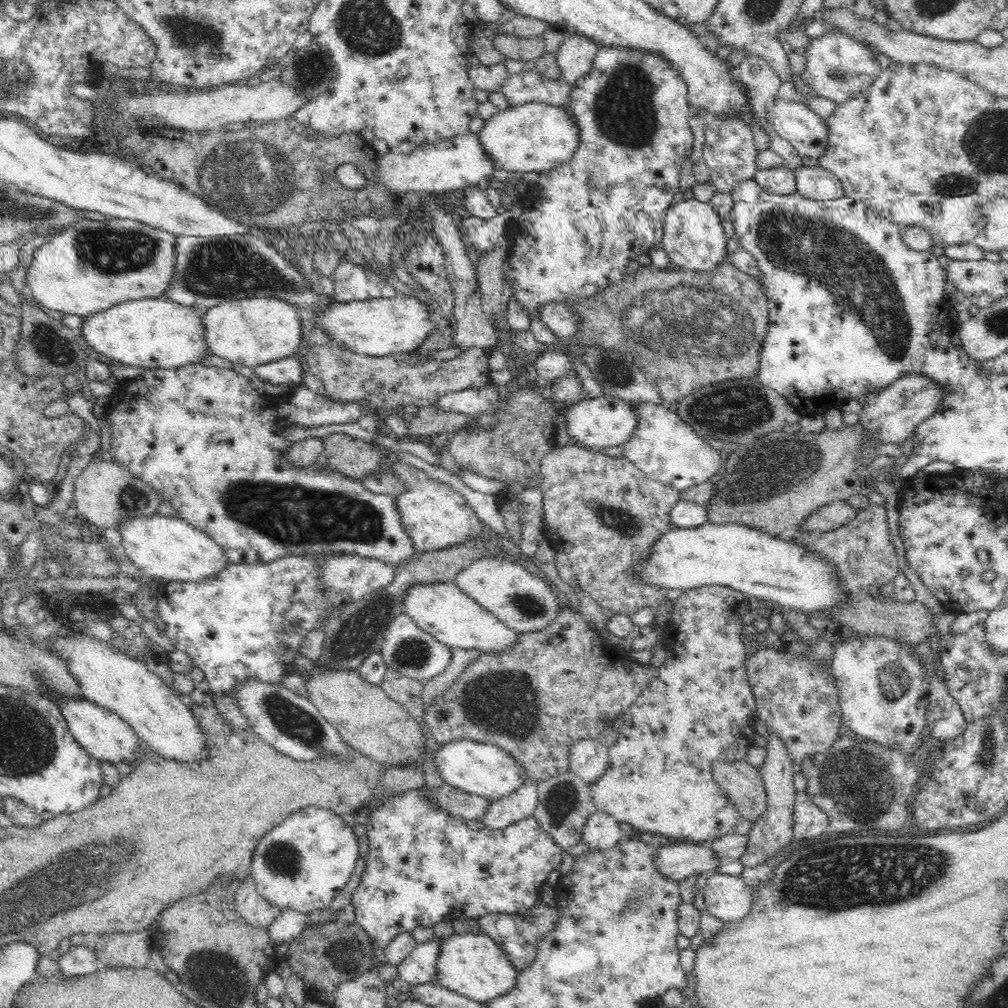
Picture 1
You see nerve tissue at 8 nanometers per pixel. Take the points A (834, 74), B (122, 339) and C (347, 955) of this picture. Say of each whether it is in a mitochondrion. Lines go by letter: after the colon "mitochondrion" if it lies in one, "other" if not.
A: mitochondrion
B: other
C: mitochondrion

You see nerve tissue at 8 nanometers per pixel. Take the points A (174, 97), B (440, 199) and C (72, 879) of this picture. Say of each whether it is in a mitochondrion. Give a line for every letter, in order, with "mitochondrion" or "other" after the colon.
A: other
B: other
C: mitochondrion

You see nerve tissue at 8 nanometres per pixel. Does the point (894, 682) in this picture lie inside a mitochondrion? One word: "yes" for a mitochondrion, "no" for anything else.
yes

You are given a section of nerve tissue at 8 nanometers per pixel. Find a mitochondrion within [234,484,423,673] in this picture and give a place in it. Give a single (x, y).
(358, 629)

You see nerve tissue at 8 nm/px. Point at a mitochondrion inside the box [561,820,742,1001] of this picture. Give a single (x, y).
(639, 896)

